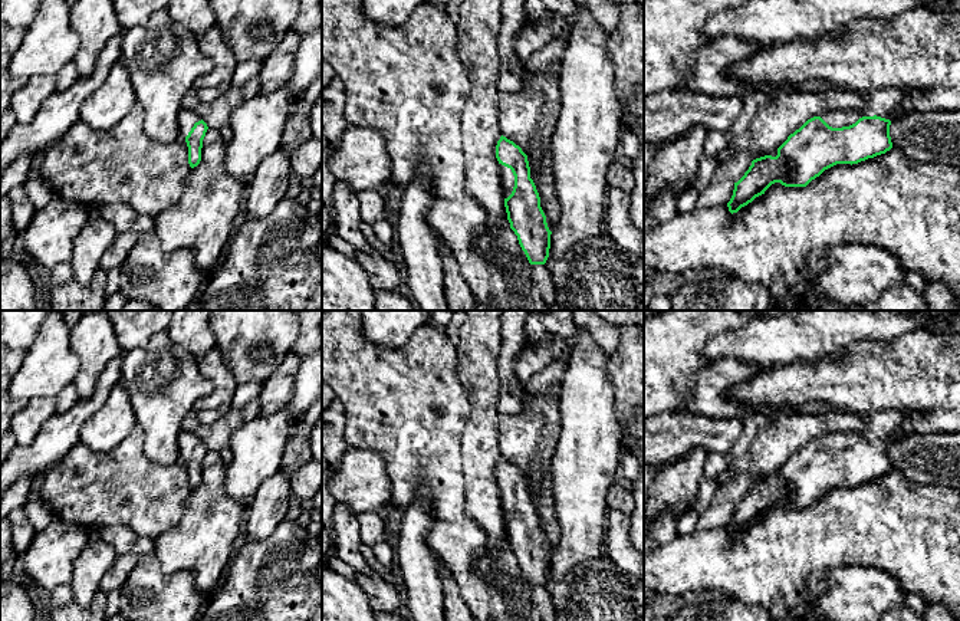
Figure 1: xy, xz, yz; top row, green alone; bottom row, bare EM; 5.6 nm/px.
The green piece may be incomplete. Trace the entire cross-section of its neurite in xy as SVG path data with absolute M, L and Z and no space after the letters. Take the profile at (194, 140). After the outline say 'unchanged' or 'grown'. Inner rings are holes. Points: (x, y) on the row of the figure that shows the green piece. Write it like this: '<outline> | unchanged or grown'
M181 108L177 115L180 137L183 137L188 147L188 164L191 168L201 161L203 139L208 129L207 124L198 114Z | grown

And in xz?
M500 137L496 145L496 158L500 164L504 207L510 229L517 236L535 272L535 283L545 303L556 303L553 279L545 266L549 257L550 234L546 216L540 207L540 197L533 180L527 155L519 145Z | grown

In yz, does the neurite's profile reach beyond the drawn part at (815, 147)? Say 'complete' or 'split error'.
split error

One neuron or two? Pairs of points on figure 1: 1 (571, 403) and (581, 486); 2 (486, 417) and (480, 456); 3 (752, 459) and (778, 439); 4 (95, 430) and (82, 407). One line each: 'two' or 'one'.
1: one
2: one
3: one
4: two

